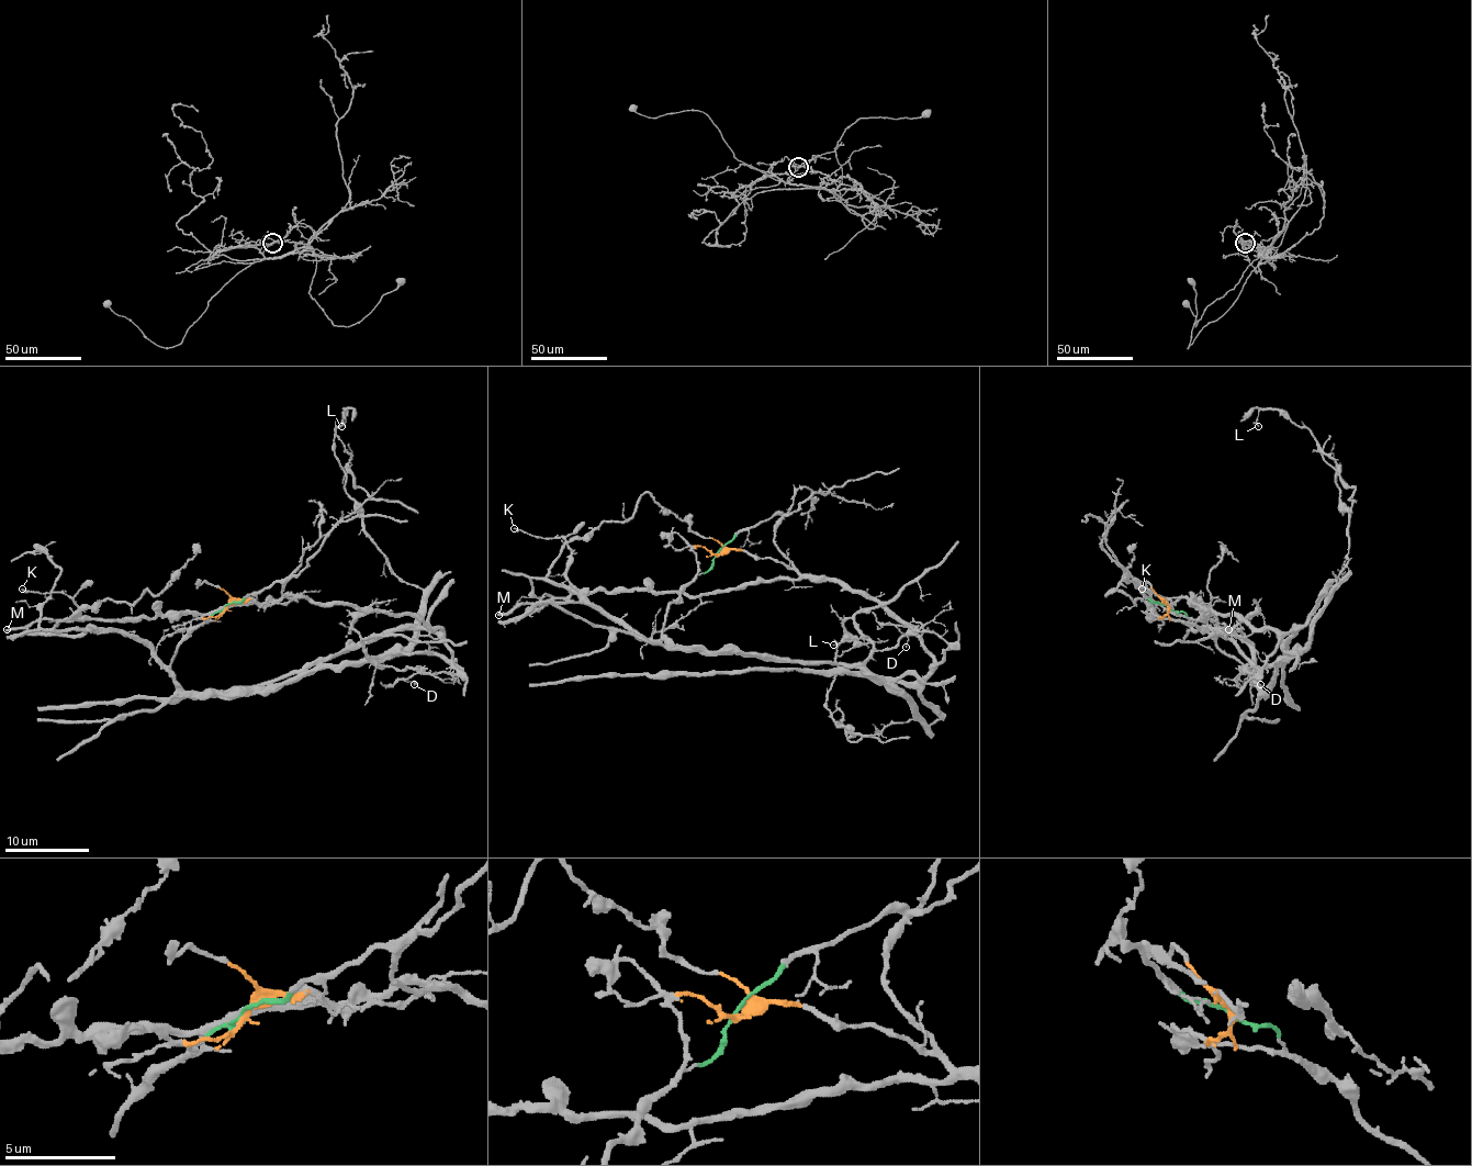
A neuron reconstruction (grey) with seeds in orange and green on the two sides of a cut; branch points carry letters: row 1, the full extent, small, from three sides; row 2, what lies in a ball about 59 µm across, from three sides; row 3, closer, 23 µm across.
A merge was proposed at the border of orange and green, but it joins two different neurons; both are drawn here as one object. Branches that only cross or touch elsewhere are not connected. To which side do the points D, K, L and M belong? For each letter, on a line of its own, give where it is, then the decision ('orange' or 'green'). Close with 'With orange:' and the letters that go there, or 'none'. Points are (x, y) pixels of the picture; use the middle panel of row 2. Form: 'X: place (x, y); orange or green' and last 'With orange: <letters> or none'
D: place (906, 647); orange
K: place (514, 528); orange
L: place (833, 645); green
M: place (498, 615); orange
With orange: D, K, M

